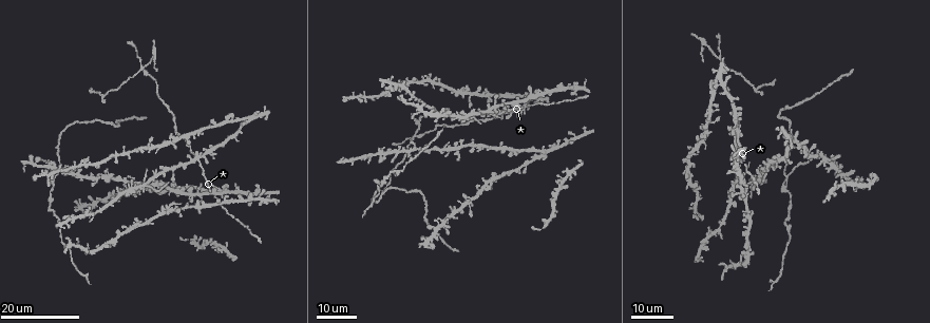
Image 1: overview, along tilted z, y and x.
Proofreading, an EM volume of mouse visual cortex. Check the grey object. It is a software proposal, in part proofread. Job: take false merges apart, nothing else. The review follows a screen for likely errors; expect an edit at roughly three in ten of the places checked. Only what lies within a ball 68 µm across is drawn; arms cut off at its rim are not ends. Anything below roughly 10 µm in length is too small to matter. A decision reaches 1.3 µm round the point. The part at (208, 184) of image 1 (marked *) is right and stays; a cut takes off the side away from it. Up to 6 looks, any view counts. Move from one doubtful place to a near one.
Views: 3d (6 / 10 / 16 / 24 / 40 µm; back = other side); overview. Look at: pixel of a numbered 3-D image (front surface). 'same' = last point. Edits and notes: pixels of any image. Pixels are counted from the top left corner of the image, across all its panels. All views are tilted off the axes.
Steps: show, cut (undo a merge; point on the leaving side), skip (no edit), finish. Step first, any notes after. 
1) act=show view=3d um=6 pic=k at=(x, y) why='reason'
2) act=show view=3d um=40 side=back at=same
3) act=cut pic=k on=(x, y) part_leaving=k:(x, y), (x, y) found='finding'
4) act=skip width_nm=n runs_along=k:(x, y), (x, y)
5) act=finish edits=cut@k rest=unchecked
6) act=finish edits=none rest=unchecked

act=show view=3d um=24 pic=1 at=(145, 185) why='four or more arms meet'

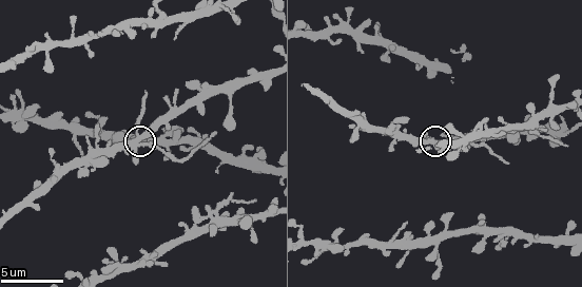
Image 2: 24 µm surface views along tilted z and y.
act=show view=3d um=6 pic=2 at=(143, 144)

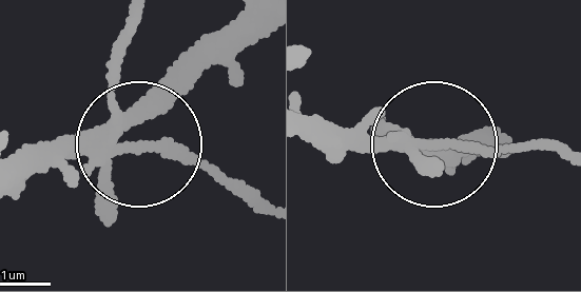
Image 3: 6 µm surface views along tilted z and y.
act=skip arms=5 found='continuous, no second cell'

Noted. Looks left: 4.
act=show view=3d um=16 pic=1 at=(469, 124) why='two arms at a narrow angle'

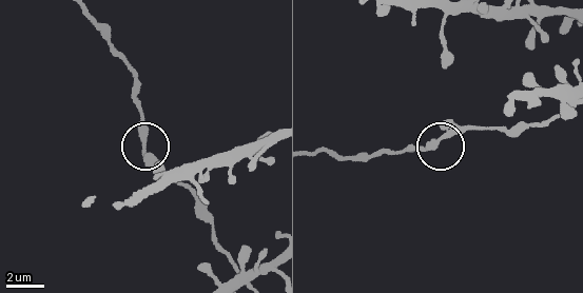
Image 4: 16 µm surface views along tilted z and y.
act=show view=3d um=6 pic=4 at=(145, 147)

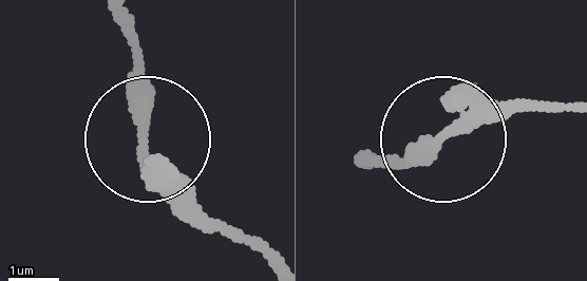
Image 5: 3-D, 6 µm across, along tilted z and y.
act=skip width_nm=250 found='one cell here'

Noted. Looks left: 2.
act=show view=3d um=16 pic=1 at=(141, 69) why='four arms meet'

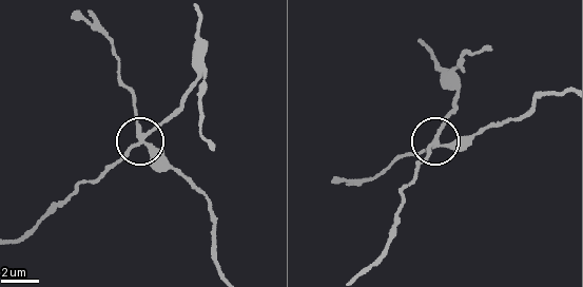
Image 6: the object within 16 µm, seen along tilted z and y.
act=show view=3d um=10 pic=6 at=(138, 139)

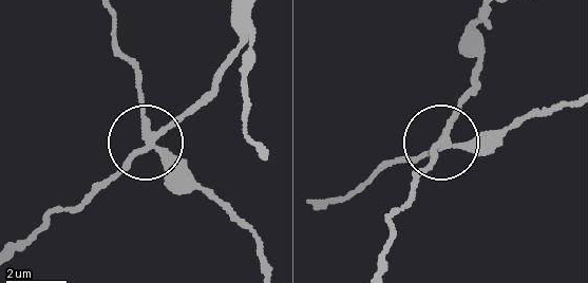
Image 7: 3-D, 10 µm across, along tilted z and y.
act=cut pic=7 on=(126, 168) found='two cells meet here'

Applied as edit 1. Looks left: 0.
act=finish edits=cut@7 rest=unchecked

